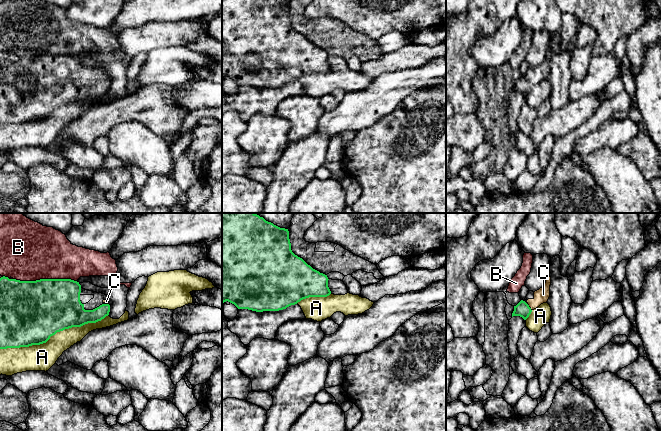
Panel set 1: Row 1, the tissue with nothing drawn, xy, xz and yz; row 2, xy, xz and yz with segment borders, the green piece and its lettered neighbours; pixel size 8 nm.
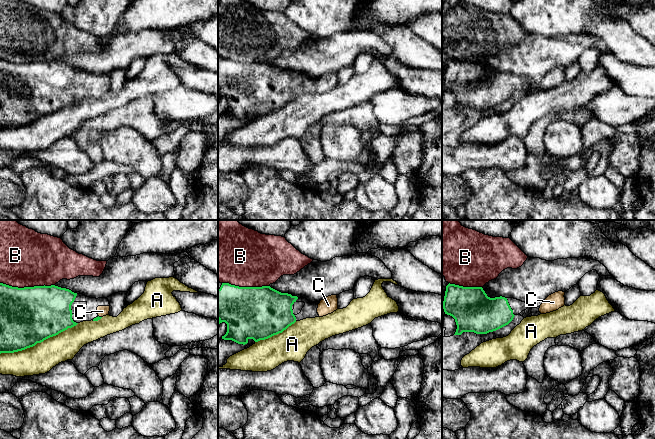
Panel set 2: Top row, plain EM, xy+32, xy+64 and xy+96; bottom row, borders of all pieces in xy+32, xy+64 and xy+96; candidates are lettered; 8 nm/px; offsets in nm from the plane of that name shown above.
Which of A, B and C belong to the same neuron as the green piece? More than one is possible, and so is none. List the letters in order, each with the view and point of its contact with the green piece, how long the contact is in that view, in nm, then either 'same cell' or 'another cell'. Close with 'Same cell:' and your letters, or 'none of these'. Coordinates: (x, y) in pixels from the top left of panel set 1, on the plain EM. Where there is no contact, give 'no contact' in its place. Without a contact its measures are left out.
A: contact xy (54, 110); length 900 nm; another cell
B: contact xy (45, 55); length 500 nm; another cell
C: contact yz (529, 83); length 70 nm; same cell
Same cell: C

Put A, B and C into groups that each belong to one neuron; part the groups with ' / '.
A / B / C

